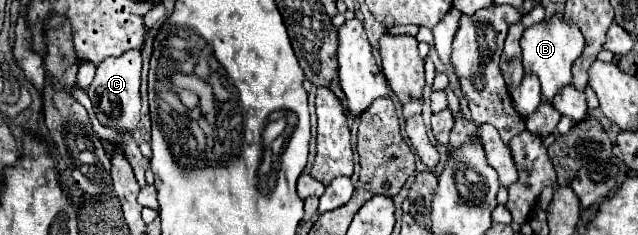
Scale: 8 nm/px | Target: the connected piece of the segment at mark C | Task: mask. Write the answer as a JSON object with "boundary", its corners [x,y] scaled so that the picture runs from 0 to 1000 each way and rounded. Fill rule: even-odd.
{"boundary":[[[201,213],[185,247],[169,247],[150,289],[150,323],[138,366],[138,409],[144,426],[150,502],[179,553],[207,562],[219,519],[219,298],[223,247],[219,213]]]}

